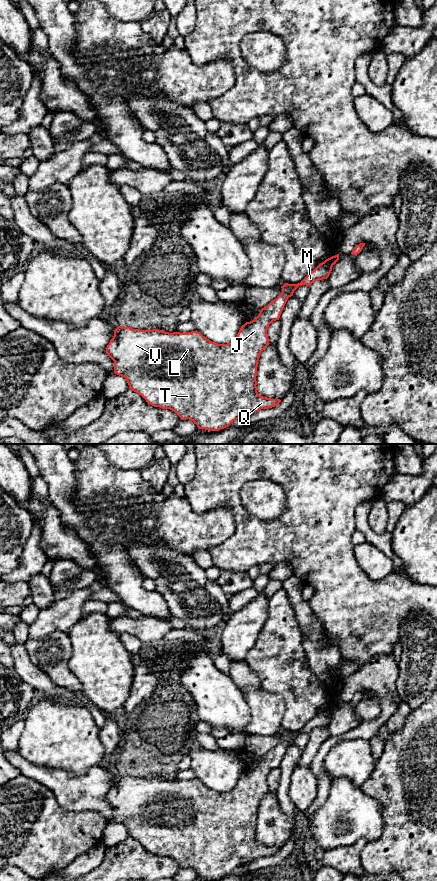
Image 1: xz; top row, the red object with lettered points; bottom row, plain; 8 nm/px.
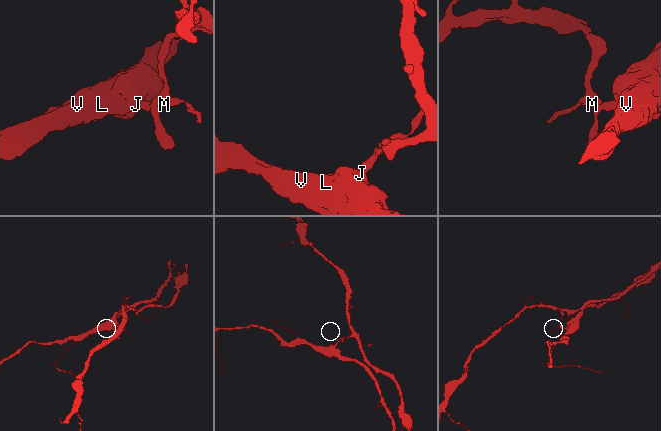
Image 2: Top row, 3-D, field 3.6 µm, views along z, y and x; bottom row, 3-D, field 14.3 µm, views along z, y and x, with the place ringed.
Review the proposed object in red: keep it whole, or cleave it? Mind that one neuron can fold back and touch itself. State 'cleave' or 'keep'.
cleave

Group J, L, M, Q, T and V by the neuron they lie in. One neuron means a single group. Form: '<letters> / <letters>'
J L Q T V / M

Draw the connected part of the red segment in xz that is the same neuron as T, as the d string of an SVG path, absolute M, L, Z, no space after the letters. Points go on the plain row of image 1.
M285 731L282 741L260 758L252 769L241 774L236 786L227 792L218 792L200 780L165 780L158 777L140 778L118 774L106 795L106 801L114 809L114 821L126 827L129 837L141 843L148 852L174 859L182 868L193 869L198 877L218 879L233 869L261 857L277 854L281 848L263 845L257 840L257 815L261 800L270 792L267 784L269 773L279 768L289 745L295 739L293 732Z

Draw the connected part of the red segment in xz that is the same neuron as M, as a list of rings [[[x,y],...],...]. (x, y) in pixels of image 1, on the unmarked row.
[[[339,702],[326,707],[311,719],[300,731],[293,732],[296,738],[299,734],[310,734],[314,729],[327,727],[332,719],[333,713],[339,708]]]

